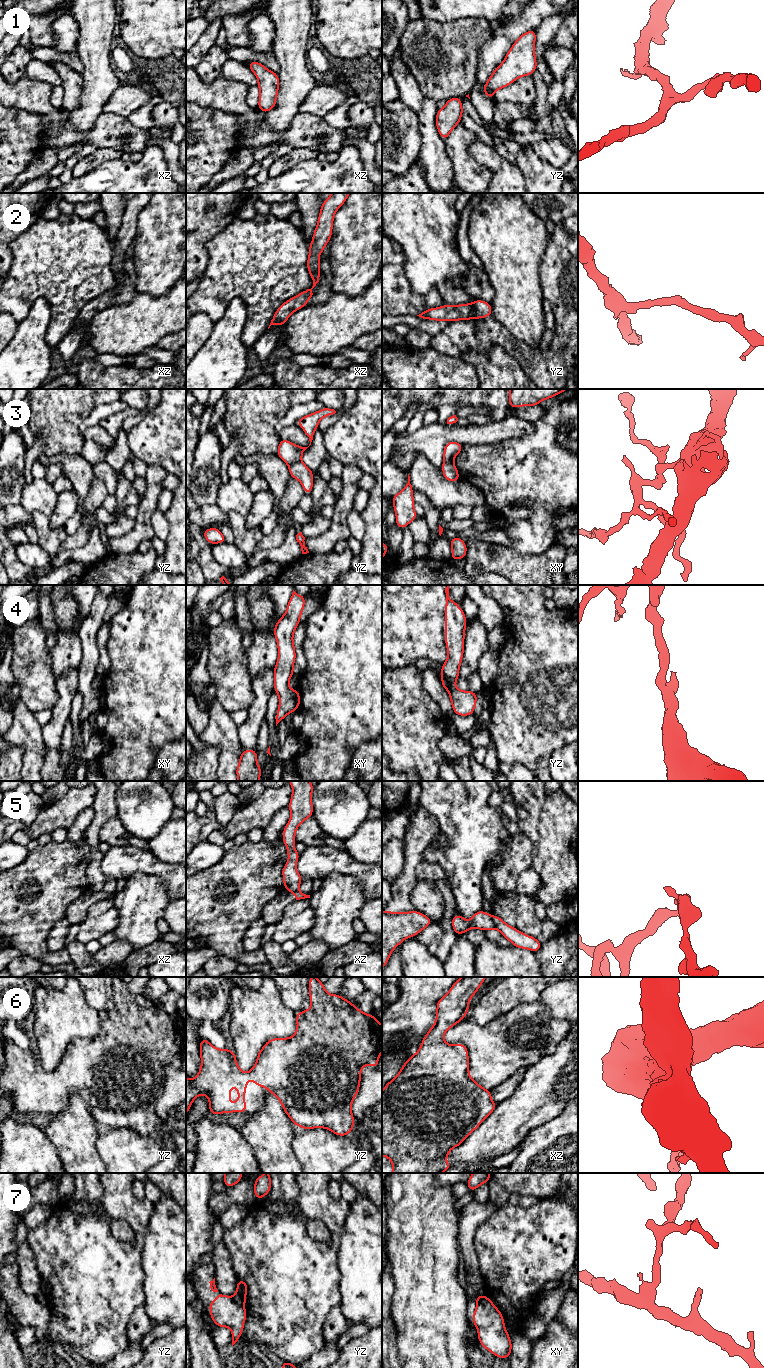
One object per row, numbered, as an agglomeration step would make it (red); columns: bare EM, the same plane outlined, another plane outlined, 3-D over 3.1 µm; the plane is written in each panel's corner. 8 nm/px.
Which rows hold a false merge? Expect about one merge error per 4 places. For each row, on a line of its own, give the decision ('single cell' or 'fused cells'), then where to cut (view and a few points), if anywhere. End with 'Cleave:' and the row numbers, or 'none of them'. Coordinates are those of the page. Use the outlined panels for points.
1: single cell; cut none
2: single cell; cut none
3: fused cells; cut yz (300, 460), (289, 465)
4: single cell; cut none
5: fused cells; cut yz (492, 916), (495, 927)
6: single cell; cut none
7: fused cells; cut yz (232, 1297), (243, 1306)
Cleave: 3, 5, 7

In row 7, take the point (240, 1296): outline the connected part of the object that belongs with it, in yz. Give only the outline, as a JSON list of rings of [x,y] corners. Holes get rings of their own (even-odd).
[[[238,1279],[236,1293],[233,1296],[236,1303],[245,1305],[247,1288],[247,1283],[242,1279]]]

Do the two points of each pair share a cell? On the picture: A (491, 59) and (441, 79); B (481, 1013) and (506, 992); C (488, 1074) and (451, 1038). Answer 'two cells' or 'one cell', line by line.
A: two cells
B: one cell
C: one cell

